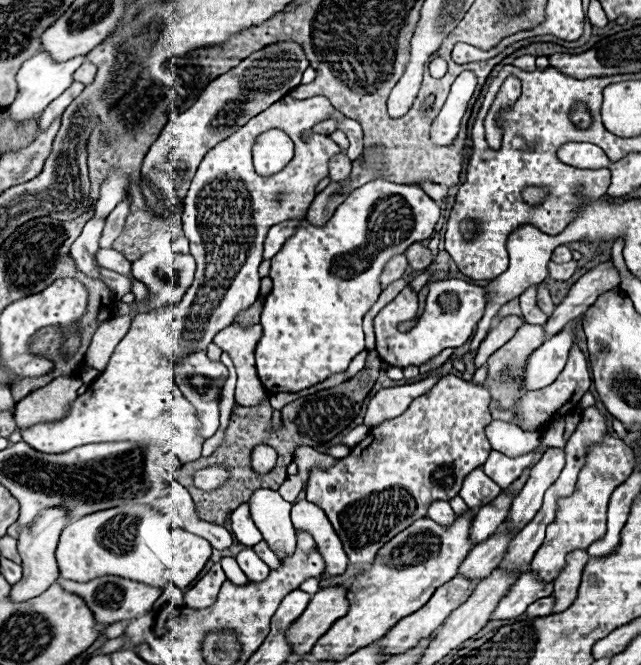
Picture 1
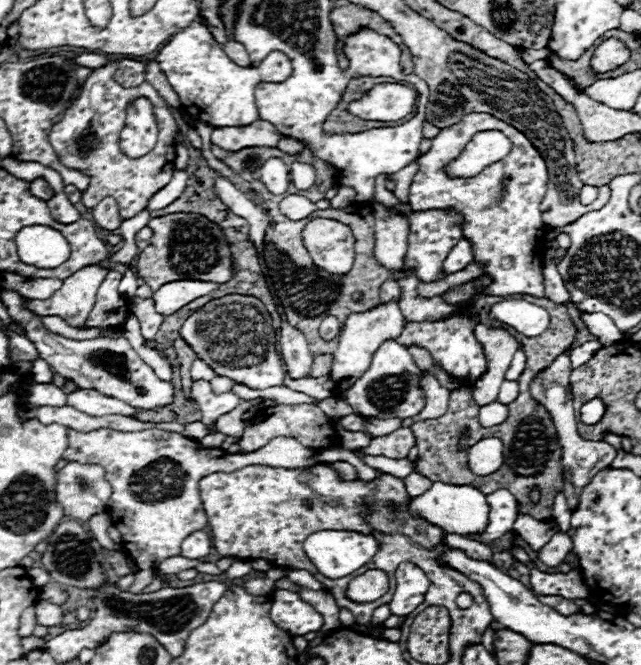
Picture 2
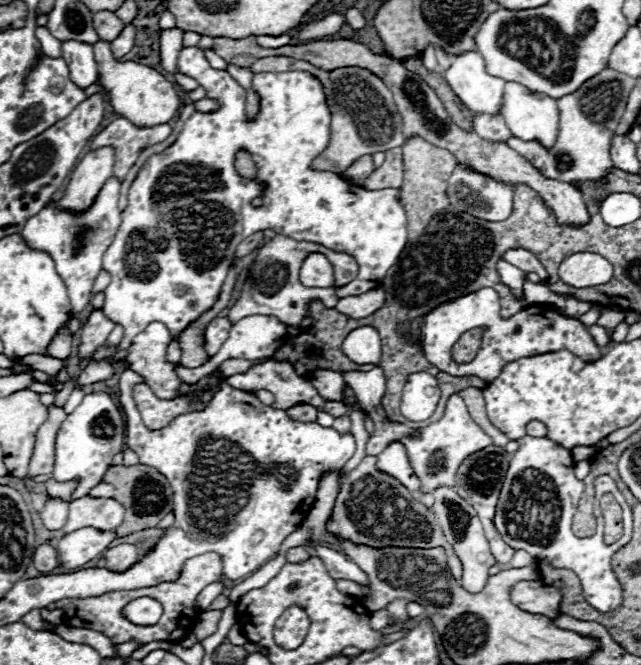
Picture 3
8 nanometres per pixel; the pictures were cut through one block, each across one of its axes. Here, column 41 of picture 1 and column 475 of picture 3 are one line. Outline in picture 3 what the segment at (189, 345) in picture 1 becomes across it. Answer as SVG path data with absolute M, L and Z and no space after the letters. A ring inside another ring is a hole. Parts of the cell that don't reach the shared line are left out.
M452 394L446 402L446 412L442 420L426 426L420 430L420 438L402 438L402 444L406 446L408 460L412 464L414 474L420 480L420 490L424 494L434 492L440 486L454 488L456 480L456 470L462 464L464 458L470 454L486 448L492 444L492 438L482 432L482 428L470 418L464 400L458 394Z

